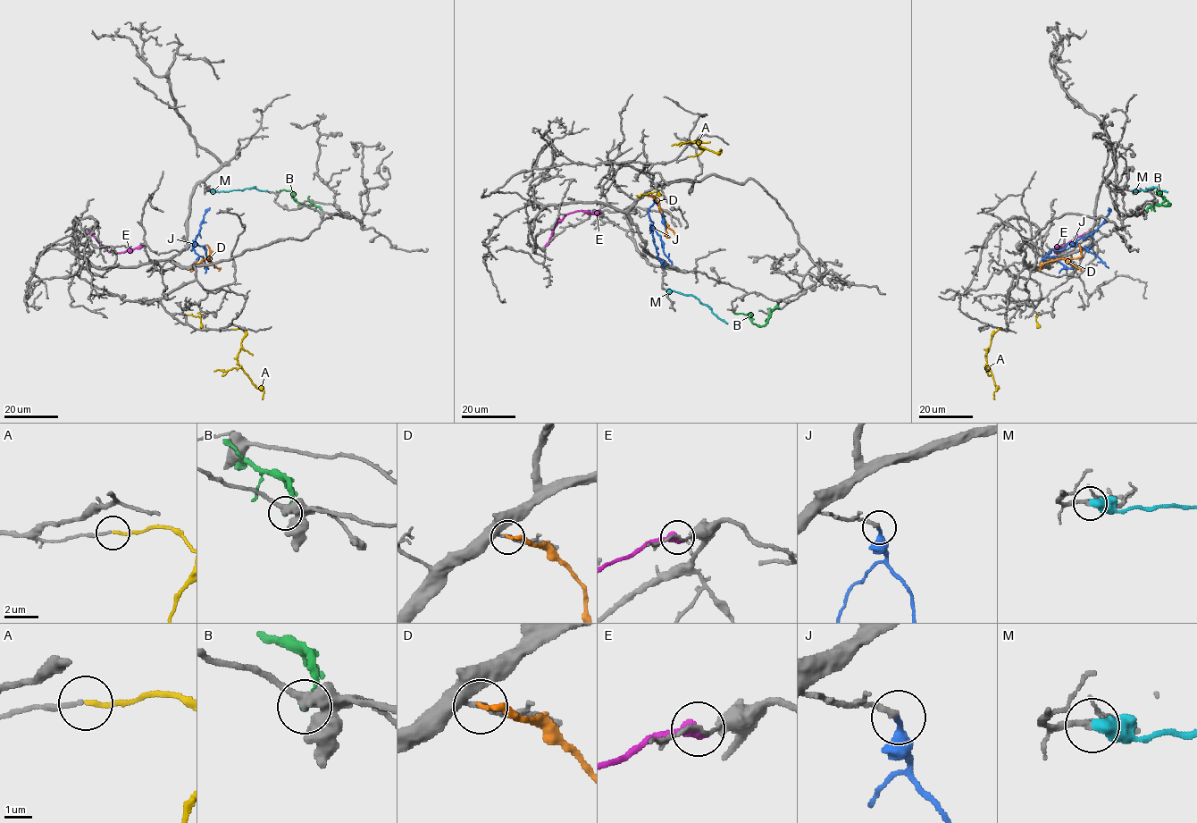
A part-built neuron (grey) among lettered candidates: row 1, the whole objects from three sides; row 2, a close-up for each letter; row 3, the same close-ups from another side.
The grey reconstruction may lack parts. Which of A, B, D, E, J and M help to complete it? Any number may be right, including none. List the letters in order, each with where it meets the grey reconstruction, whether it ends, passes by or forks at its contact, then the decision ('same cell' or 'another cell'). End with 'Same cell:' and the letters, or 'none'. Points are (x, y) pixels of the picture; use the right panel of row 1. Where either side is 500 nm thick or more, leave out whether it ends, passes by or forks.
A: (1000, 329) | it ends | another cell
B: (1145, 213) | it ends | another cell
D: (1039, 269) | it ends | another cell
E: (1089, 232) | another cell
J: (1041, 260) | it ends | same cell
M: (1134, 190) | same cell
Same cell: J, M

